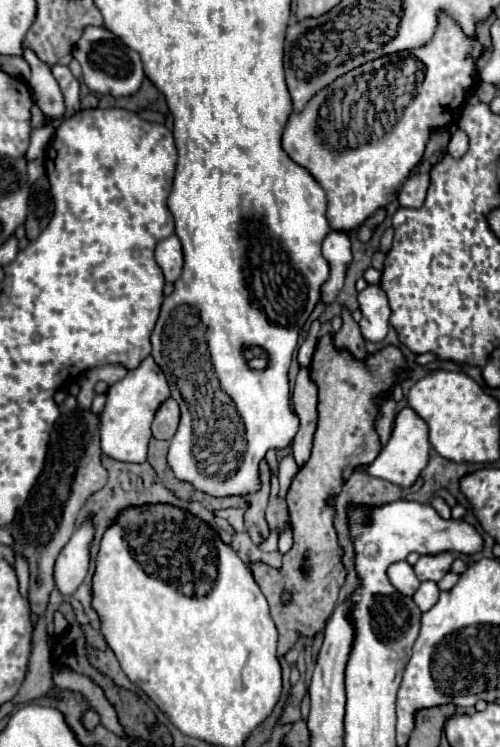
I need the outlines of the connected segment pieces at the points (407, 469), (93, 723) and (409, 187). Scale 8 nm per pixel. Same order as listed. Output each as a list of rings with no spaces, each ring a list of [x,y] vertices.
[[[403,407],[397,417],[395,417],[395,427],[393,427],[393,435],[389,439],[389,443],[381,449],[379,457],[361,467],[365,473],[373,475],[373,477],[381,477],[387,479],[391,483],[397,483],[401,487],[409,487],[415,483],[415,479],[419,477],[421,469],[427,465],[429,459],[429,451],[431,451],[431,443],[429,443],[429,425],[417,415],[415,409],[411,407]]]
[[[87,709],[87,711],[83,713],[83,717],[81,717],[81,723],[83,723],[83,727],[85,727],[87,731],[93,731],[93,729],[99,725],[99,715],[97,715],[97,711],[95,711],[95,709]]]
[[[419,173],[411,179],[407,179],[407,183],[403,185],[403,189],[399,193],[401,207],[409,207],[409,209],[421,207],[423,201],[425,201],[427,185],[429,185],[429,175],[427,173]]]

